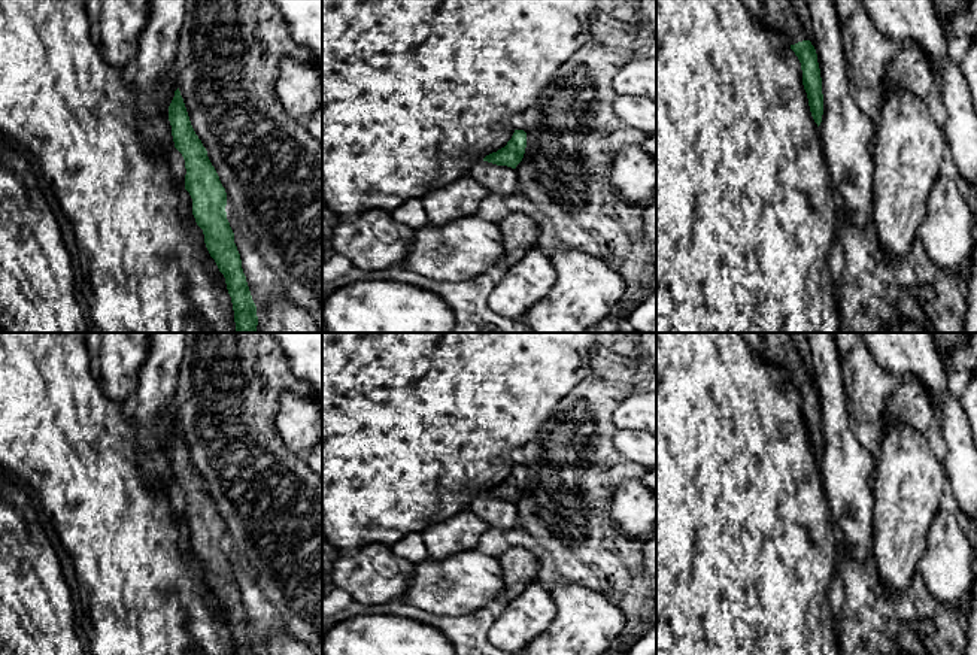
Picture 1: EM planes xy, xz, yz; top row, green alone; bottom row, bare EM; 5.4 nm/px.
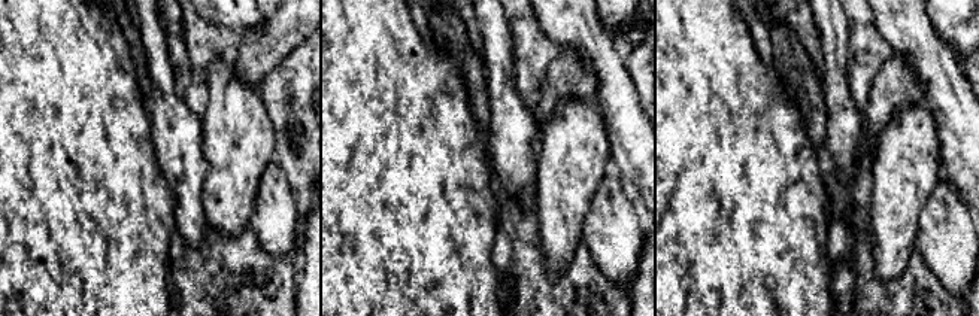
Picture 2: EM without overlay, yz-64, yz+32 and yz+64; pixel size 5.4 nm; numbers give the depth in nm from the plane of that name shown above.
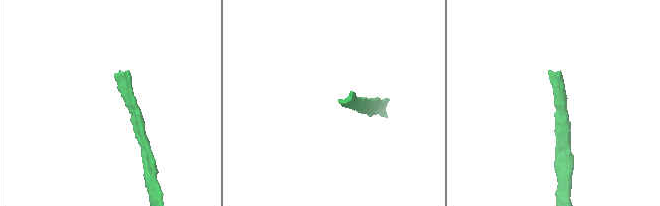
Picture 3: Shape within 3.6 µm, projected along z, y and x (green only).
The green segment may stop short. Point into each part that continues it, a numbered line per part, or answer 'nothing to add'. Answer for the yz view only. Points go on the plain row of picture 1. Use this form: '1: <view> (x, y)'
1: yz (779, 349)

